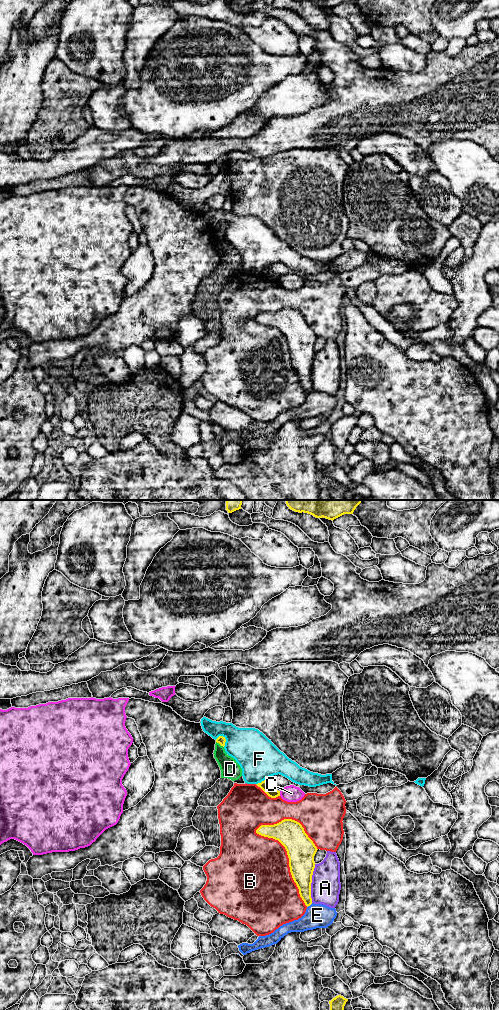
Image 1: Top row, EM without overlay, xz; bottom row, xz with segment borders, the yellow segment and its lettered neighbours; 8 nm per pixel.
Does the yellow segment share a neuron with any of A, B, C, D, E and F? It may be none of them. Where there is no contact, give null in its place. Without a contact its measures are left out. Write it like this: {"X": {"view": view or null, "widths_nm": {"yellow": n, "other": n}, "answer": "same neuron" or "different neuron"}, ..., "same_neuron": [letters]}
{"A": {"view": "xz", "widths_nm": {"yellow": 220, "other": 240}, "answer": "different neuron"}, "B": {"view": "xz", "widths_nm": {"yellow": 220, "other": 480}, "answer": "different neuron"}, "C": {"view": "xz", "widths_nm": {"yellow": 80, "other": 130}, "answer": "different neuron"}, "D": {"view": "xz", "widths_nm": {"yellow": 70, "other": 150}, "answer": "different neuron"}, "E": {"view": "xz", "widths_nm": {"yellow": 160, "other": 190}, "answer": "different neuron"}, "F": {"view": "xz", "widths_nm": {"yellow": 70, "other": 320}, "answer": "different neuron"}, "same_neuron": []}

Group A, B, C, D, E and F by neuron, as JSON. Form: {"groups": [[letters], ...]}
{"groups": [["A"], ["B"], ["C"], ["D"], ["E"], ["F"]]}

